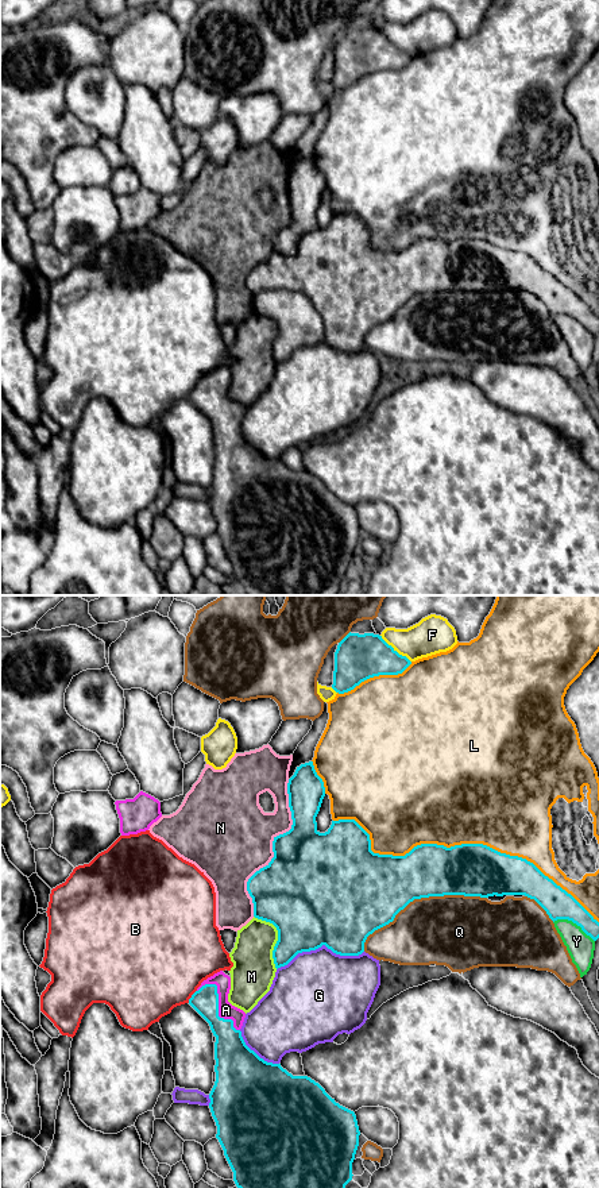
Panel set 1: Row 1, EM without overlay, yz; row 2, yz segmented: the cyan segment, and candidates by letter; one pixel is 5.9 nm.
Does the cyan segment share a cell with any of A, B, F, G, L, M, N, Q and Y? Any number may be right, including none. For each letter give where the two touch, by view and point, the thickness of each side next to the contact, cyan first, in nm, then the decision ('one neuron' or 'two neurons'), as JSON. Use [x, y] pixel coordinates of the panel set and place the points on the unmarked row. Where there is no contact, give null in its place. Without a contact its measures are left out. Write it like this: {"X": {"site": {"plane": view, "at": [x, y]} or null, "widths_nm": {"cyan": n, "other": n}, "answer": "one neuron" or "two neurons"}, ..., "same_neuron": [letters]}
{"A": {"site": {"plane": "yz", "at": [217, 401]}, "widths_nm": {"cyan": 180, "other": 100}, "answer": "one neuron"}, "B": {"site": {"plane": "yz", "at": [192, 392]}, "widths_nm": {"cyan": 160, "other": 480}, "answer": "two neurons"}, "F": {"site": {"plane": "yz", "at": [395, 46]}, "widths_nm": {"cyan": 280, "other": 220}, "answer": "two neurons"}, "G": {"site": {"plane": "yz", "at": [320, 342]}, "widths_nm": {"cyan": 480, "other": 460}, "answer": "two neurons"}, "L": {"site": {"plane": "yz", "at": [460, 240]}, "widths_nm": {"cyan": 320, "other": 480}, "answer": "two neurons"}, "M": {"site": {"plane": "yz", "at": [278, 332]}, "widths_nm": {"cyan": 460, "other": 260}, "answer": "two neurons"}, "N": {"site": {"plane": "yz", "at": [273, 242]}, "widths_nm": {"cyan": 440, "other": 480}, "answer": "two neurons"}, "Q": {"site": {"plane": "yz", "at": [418, 293]}, "widths_nm": {"cyan": 380, "other": 420}, "answer": "two neurons"}, "Y": {"site": {"plane": "yz", "at": [574, 317]}, "widths_nm": {"cyan": 180, "other": 160}, "answer": "two neurons"}, "same_neuron": ["A"]}

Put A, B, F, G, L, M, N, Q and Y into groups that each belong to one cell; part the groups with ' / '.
A / B / F / G / L / M / N / Q / Y

